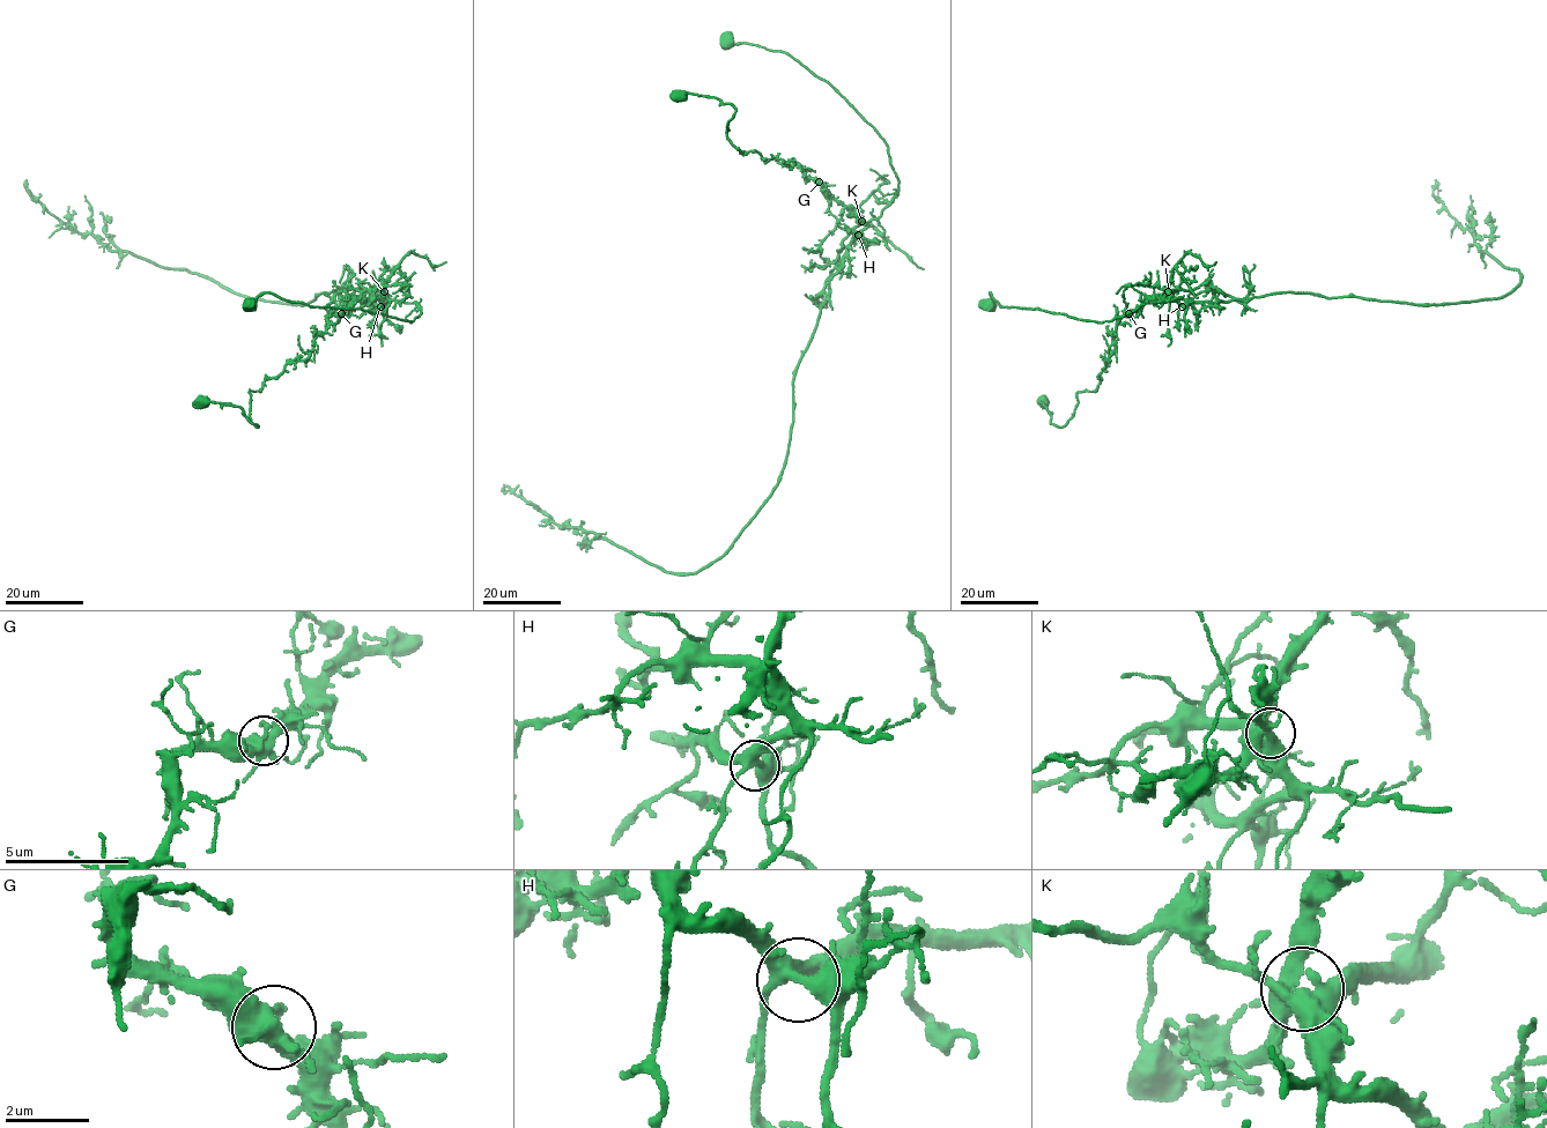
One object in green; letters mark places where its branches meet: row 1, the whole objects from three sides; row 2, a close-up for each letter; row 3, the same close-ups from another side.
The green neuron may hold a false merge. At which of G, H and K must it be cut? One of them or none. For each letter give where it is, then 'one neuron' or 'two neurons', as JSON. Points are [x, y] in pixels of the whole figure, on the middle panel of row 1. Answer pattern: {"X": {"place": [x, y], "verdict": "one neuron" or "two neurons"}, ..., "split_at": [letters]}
{"G": {"place": [819, 182], "verdict": "one neuron"}, "H": {"place": [858, 235], "verdict": "one neuron"}, "K": {"place": [861, 221], "verdict": "two neurons"}, "split_at": ["K"]}

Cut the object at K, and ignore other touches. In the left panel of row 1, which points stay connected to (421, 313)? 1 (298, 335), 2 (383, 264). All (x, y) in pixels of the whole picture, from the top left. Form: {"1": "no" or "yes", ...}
{"1": "no", "2": "yes"}

